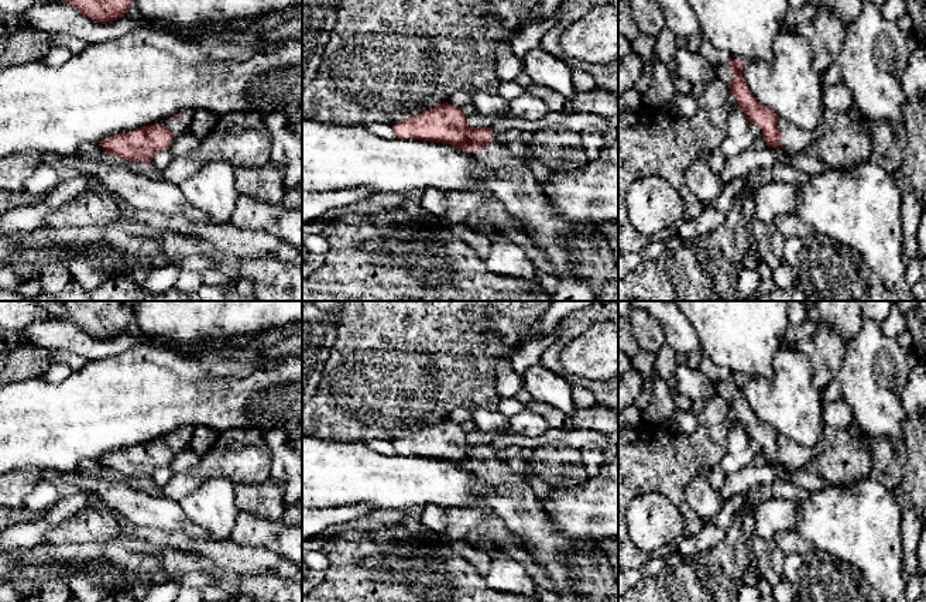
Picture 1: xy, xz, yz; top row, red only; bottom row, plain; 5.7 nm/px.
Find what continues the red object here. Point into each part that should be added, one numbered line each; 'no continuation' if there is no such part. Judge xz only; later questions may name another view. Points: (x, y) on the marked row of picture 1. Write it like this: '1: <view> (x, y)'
1: xz (514, 185)

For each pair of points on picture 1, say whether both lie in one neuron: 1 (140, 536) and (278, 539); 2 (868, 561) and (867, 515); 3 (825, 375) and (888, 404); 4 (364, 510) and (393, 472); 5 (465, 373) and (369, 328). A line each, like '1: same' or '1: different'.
1: different
2: same
3: different
4: different
5: same

